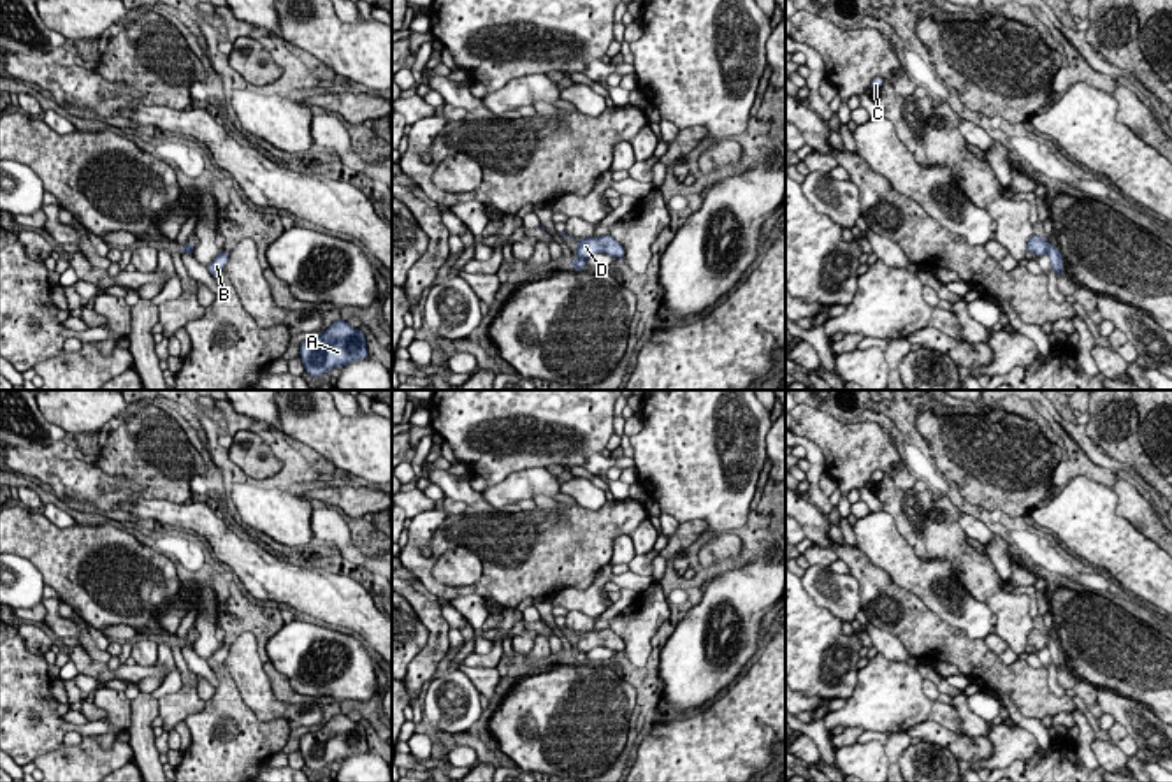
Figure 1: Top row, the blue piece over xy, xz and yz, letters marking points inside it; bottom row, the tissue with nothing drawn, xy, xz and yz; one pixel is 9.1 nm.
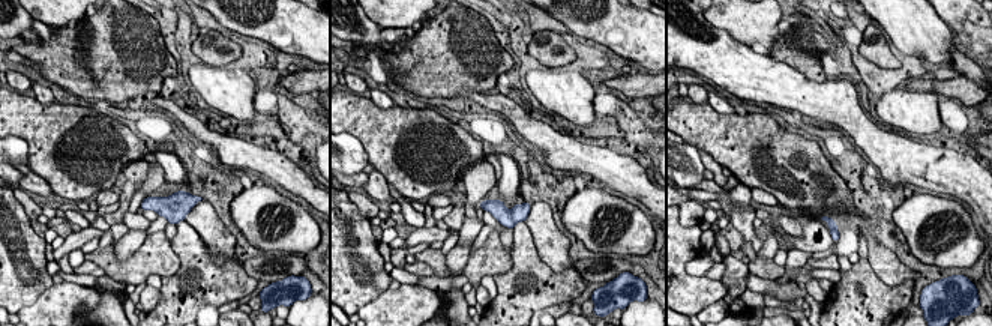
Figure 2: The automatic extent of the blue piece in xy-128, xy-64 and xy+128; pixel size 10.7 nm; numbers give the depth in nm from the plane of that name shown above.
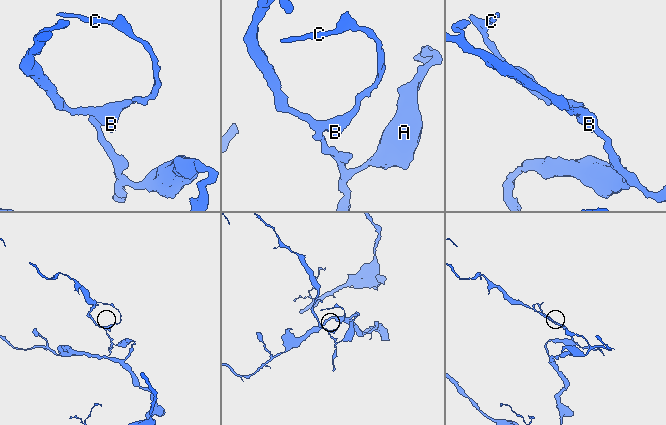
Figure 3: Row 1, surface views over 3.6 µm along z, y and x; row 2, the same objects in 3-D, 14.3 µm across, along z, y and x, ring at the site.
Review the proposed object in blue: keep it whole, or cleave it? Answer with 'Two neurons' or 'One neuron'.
Two neurons

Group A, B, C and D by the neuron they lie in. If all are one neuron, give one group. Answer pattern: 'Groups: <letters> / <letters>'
Groups: A / B C D

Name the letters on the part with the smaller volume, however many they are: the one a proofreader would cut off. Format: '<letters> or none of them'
B, C, D

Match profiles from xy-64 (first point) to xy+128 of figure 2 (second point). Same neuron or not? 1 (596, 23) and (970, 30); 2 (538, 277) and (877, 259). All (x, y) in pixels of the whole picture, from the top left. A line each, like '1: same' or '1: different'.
1: same
2: different

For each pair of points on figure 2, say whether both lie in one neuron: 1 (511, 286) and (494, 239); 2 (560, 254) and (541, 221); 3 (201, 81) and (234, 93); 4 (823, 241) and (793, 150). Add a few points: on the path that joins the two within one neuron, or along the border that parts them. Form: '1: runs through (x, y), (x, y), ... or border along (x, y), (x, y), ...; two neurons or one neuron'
1: border along (511, 253), (511, 268), (492, 275); two neurons
2: runs through (553, 247), (544, 229); one neuron
3: runs through (209, 81), (227, 90); one neuron
4: border along (805, 215), (820, 218); two neurons

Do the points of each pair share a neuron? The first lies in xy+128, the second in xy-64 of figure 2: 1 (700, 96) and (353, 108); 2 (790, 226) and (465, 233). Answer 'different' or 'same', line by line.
1: different
2: different

